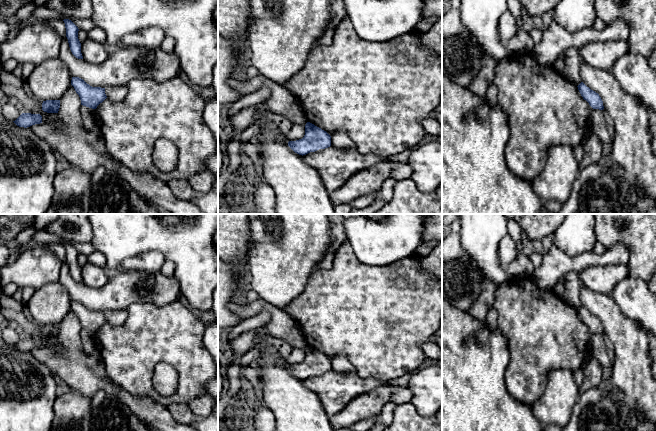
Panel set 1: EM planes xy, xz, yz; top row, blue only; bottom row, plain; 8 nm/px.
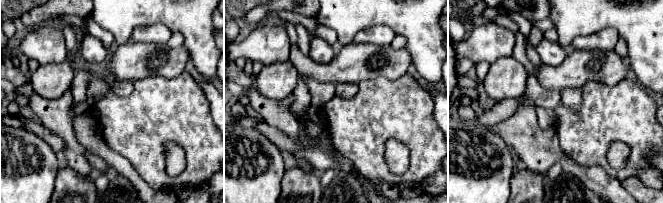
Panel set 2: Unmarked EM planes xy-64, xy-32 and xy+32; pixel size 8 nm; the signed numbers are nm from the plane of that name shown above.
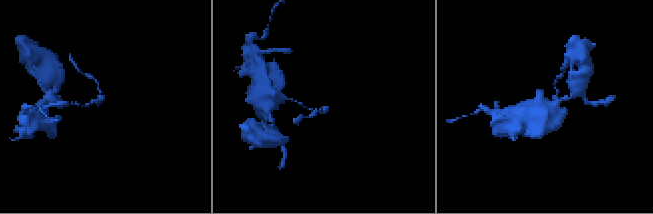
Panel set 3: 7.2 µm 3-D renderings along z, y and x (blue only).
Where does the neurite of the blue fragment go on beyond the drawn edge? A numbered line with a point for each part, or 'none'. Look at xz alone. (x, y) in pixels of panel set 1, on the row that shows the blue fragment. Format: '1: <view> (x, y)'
none

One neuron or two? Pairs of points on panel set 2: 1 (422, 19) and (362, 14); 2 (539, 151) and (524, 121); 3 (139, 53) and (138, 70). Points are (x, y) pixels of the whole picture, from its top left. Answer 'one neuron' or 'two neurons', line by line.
1: one neuron
2: one neuron
3: one neuron

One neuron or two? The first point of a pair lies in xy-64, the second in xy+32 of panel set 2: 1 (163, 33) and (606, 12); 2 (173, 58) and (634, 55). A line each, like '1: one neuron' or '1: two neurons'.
1: two neurons
2: two neurons

